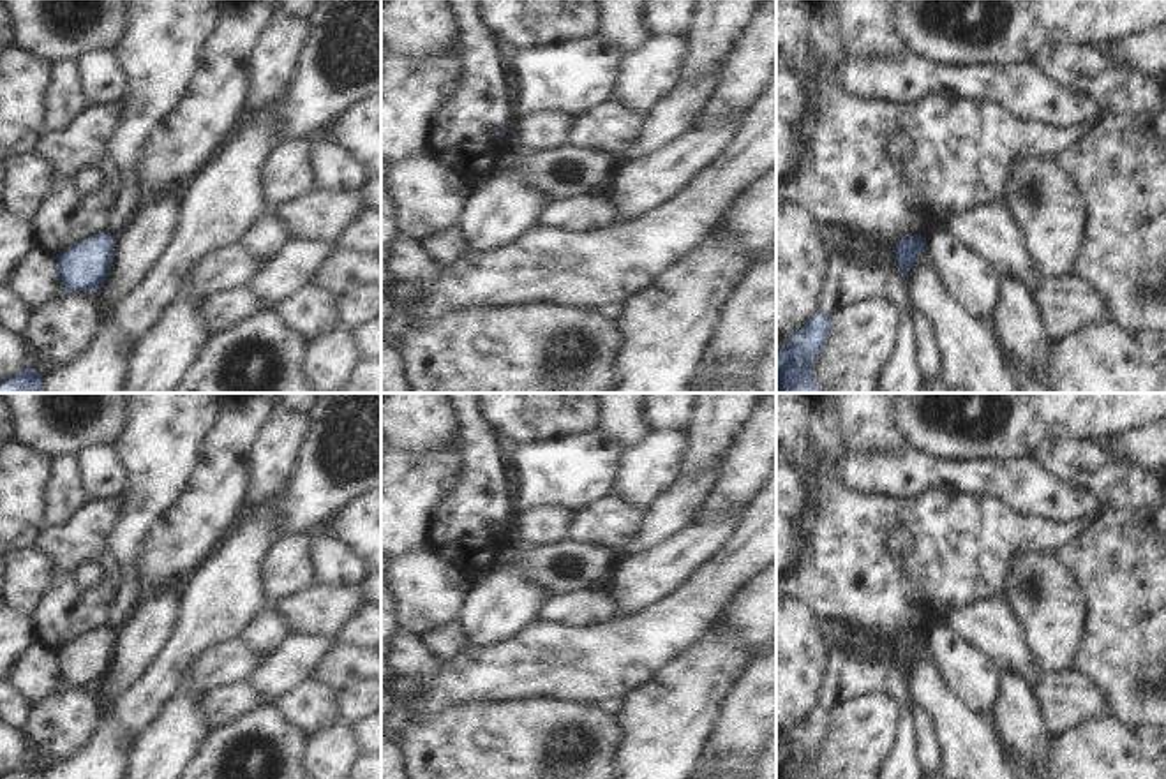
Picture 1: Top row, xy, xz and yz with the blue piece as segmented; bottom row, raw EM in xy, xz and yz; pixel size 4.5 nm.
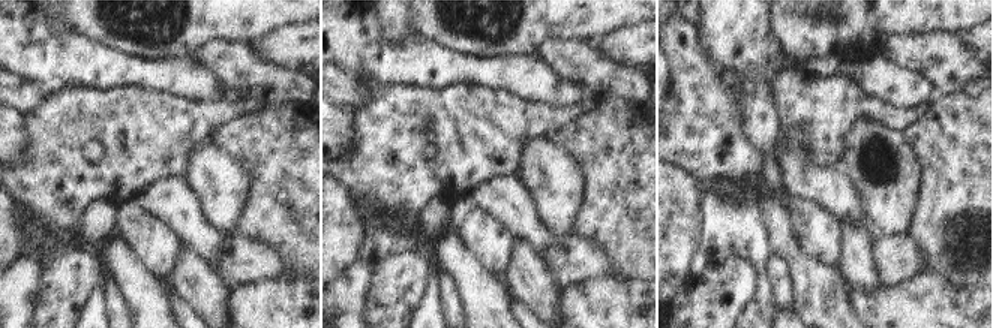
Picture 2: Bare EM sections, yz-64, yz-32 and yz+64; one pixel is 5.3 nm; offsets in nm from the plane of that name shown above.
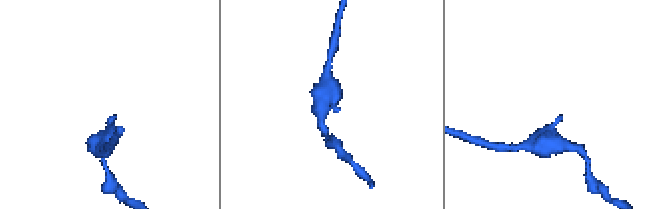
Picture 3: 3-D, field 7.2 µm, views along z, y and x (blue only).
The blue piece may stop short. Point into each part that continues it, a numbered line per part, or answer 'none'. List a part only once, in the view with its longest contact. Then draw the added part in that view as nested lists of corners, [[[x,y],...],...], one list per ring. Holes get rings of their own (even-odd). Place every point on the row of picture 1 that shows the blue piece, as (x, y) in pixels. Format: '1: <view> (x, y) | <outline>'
none

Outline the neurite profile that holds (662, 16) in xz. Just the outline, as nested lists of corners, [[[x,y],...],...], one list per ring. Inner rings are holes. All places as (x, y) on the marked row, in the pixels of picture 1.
[[[646,0],[644,18],[653,35],[686,35],[697,0]]]

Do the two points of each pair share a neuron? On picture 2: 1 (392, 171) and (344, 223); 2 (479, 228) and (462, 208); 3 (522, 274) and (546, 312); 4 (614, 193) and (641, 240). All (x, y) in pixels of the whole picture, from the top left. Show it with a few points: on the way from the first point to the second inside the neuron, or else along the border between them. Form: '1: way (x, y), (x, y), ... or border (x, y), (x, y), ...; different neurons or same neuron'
1: border (336, 177), (356, 201); different neurons
2: way (474, 223), (465, 213); same neuron
3: way (530, 283), (543, 303); same neuron
4: way (626, 205), (641, 220), (641, 228); same neuron

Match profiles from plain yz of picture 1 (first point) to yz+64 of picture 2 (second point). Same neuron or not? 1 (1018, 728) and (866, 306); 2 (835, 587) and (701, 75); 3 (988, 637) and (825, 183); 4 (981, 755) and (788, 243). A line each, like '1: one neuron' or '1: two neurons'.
1: two neurons
2: one neuron
3: one neuron
4: one neuron

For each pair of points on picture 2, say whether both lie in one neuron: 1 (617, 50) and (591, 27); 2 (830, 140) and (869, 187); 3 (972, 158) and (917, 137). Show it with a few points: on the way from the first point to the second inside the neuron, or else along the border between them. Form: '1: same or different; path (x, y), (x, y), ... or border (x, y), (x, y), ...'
1: different; border (638, 24), (612, 30), (597, 45)
2: different; border (855, 122), (843, 138), (843, 153), (834, 166)
3: same; path (959, 144), (930, 137)

